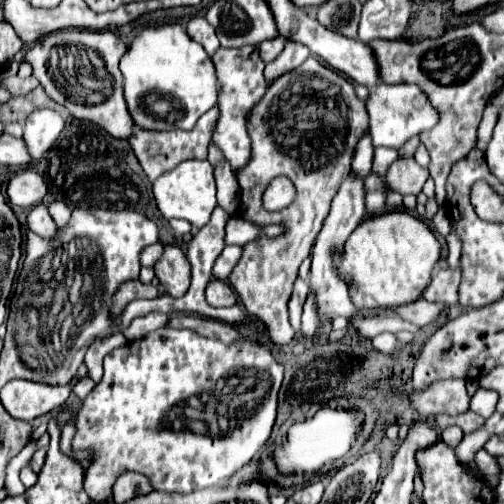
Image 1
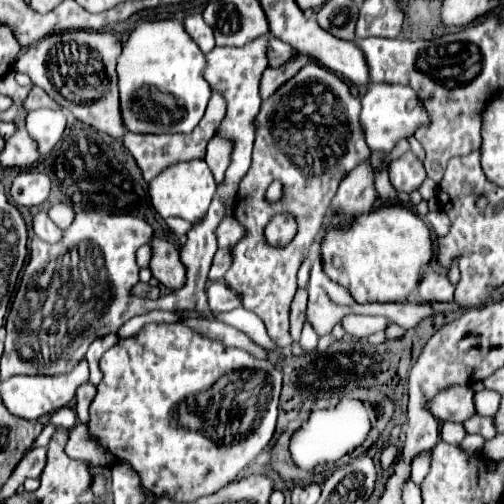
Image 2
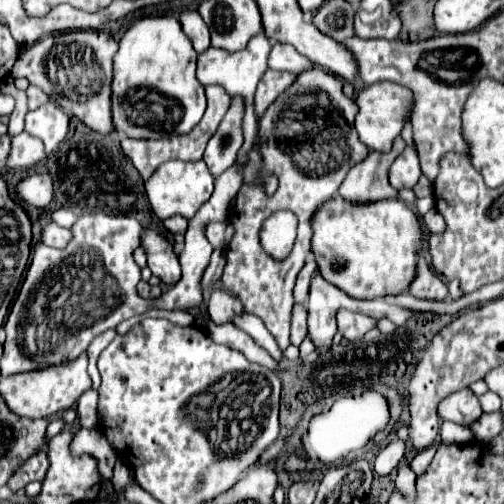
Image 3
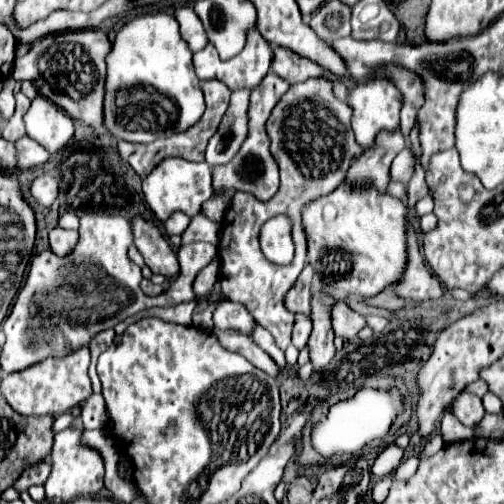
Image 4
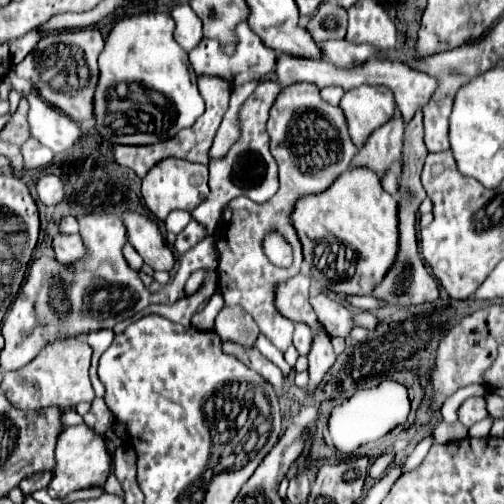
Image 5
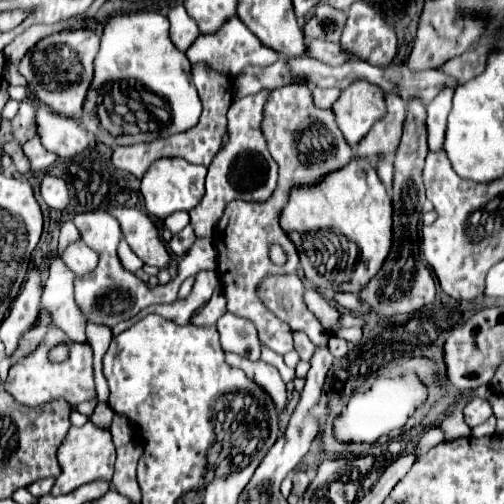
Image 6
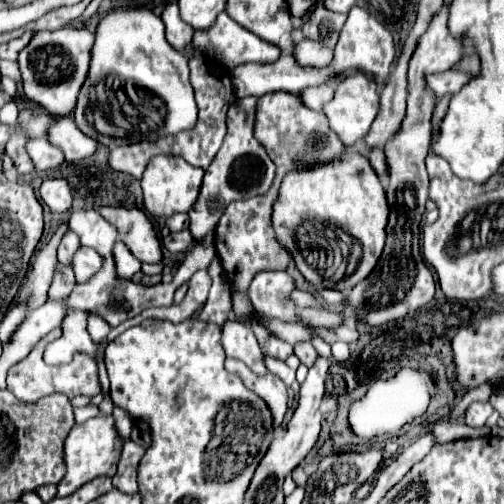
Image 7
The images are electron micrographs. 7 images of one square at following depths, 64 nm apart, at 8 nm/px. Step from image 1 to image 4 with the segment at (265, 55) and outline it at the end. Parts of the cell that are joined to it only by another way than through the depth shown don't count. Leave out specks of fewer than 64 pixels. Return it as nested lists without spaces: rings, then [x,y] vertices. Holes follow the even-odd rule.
[[[274,48],[272,70],[278,76],[284,76],[284,80],[288,80],[290,84],[312,76],[322,76],[322,68],[318,64],[290,52],[290,48]]]

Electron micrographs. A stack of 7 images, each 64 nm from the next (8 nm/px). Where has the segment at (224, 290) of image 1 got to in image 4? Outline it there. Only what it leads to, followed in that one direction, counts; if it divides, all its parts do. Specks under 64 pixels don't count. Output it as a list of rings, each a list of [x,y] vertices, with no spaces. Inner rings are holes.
[[[220,298],[216,302],[212,320],[216,328],[236,328],[240,332],[248,332],[248,336],[252,334],[254,318],[248,314],[248,310],[240,302],[230,302],[226,298]]]

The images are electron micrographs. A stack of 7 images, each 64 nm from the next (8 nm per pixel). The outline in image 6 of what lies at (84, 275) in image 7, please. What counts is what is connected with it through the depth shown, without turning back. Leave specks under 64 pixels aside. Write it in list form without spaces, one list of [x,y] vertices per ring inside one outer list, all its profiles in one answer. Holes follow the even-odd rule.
[[[82,240],[68,244],[62,252],[58,252],[58,258],[68,268],[78,268],[76,276],[82,276],[84,272],[92,272],[92,268],[96,268],[96,264],[98,264],[96,252],[92,252]]]

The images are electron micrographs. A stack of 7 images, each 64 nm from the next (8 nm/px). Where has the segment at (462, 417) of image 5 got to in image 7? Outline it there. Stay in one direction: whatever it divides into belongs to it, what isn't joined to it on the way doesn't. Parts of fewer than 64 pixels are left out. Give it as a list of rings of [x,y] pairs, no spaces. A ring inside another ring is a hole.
[[[472,402],[466,410],[466,424],[472,428],[482,428],[492,414],[492,406],[488,402]]]

